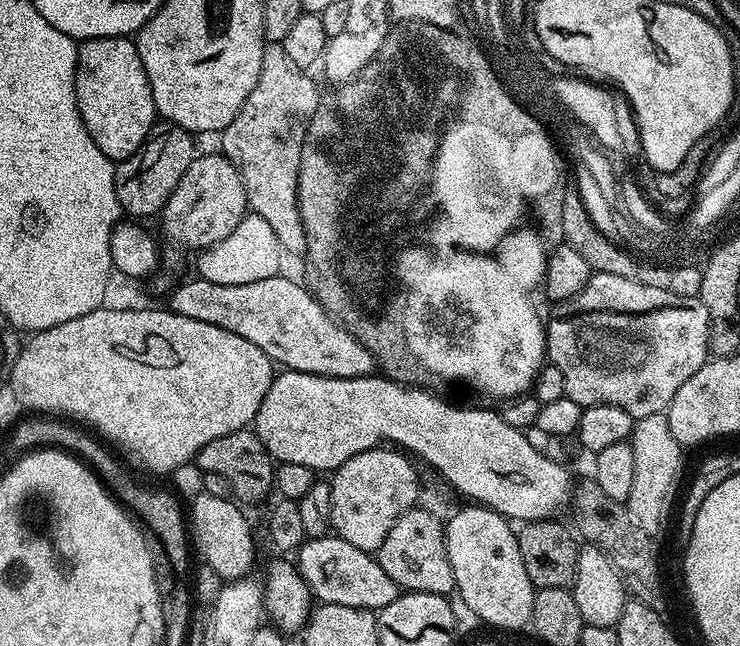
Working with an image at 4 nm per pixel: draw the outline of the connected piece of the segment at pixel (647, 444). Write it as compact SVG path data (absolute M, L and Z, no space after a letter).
M664 412L639 417L633 423L630 443L634 450L634 486L630 486L626 507L633 522L648 536L656 538L663 530L672 512L672 503L676 500L672 491L684 464L685 449L676 441L674 434L670 434L670 422Z

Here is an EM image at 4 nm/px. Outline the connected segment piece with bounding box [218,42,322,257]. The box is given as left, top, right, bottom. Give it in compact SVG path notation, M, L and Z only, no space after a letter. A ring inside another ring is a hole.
M265 43L262 54L262 70L258 70L258 82L254 82L254 90L250 90L250 98L234 114L234 122L219 133L219 151L238 170L248 195L249 209L258 218L264 219L278 237L281 249L292 256L303 257L306 253L306 230L302 226L302 218L298 210L298 170L302 158L302 146L308 133L308 124L312 120L316 108L320 104L321 89L316 89L314 81L308 77L305 69L294 66L290 54L286 54L283 43Z

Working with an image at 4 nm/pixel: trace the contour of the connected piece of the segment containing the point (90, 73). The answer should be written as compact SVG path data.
M127 36L94 38L79 45L76 53L76 101L90 138L94 138L94 142L98 142L98 150L102 150L102 154L106 154L114 162L133 156L144 141L153 135L152 123L158 120L154 94L150 90L142 58L138 58L135 43Z

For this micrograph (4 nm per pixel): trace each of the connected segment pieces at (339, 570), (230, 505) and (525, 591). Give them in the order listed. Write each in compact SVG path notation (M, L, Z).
M335 534L305 539L295 553L294 567L320 604L354 606L377 613L402 595L401 588L382 570L373 553L358 550L358 546L350 546Z
M205 491L199 495L192 500L192 512L190 508L190 540L195 551L200 551L199 559L213 567L224 582L247 577L256 560L256 540L244 517L245 509L232 498L218 498Z
M468 506L460 508L444 524L444 541L446 554L450 558L450 570L454 570L456 592L460 600L480 620L493 624L496 628L520 628L529 623L534 610L534 594L536 589L530 582L530 574L526 574L526 566L522 562L522 554L518 550L516 532L513 525L505 517L499 516L492 508Z

